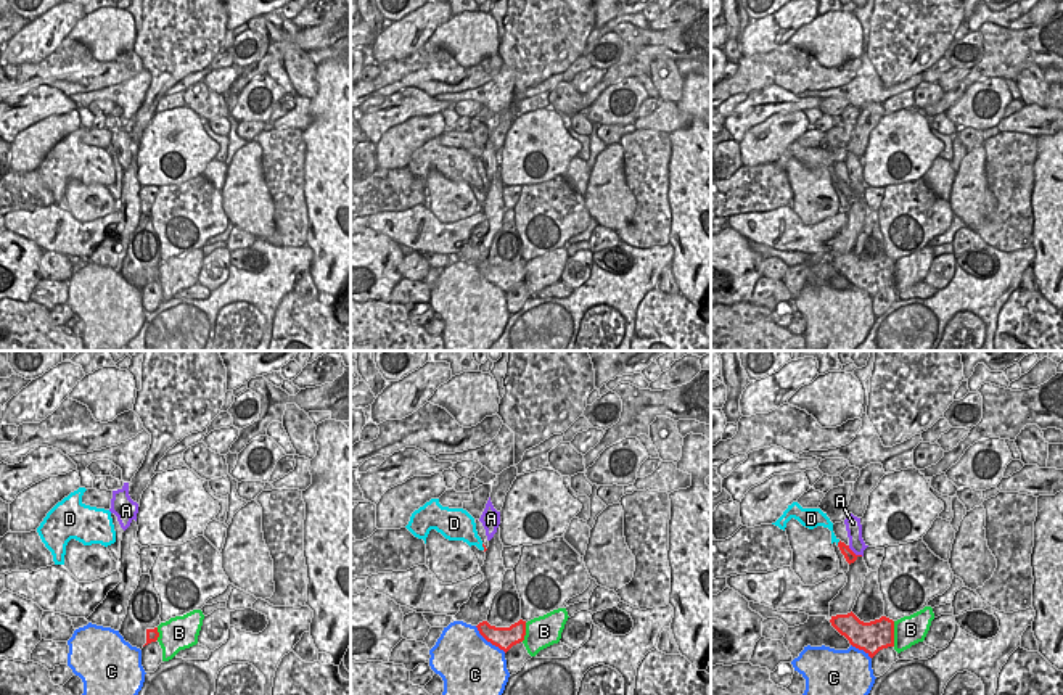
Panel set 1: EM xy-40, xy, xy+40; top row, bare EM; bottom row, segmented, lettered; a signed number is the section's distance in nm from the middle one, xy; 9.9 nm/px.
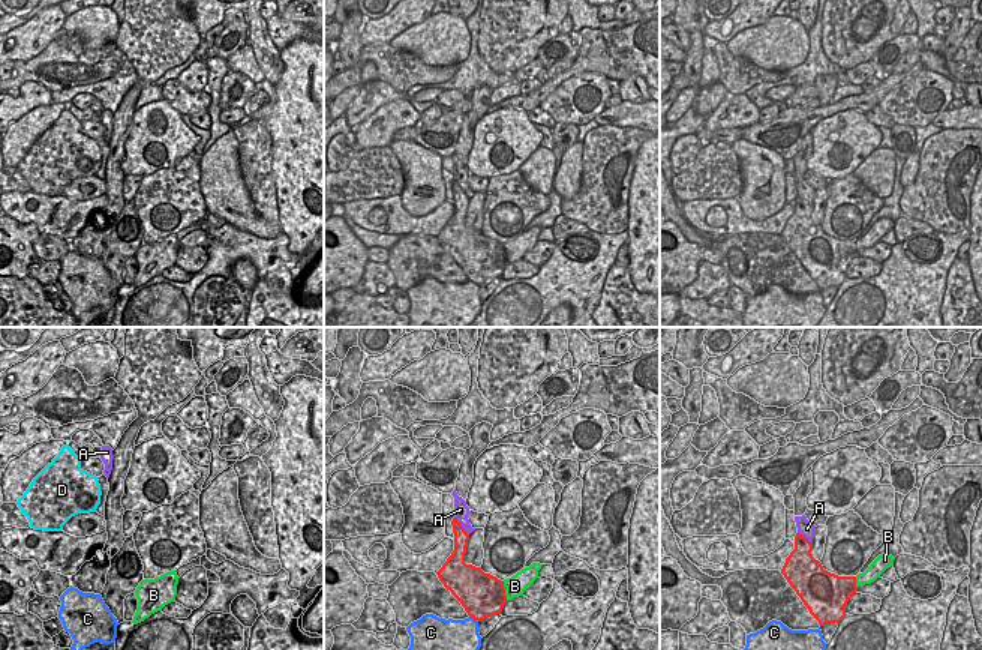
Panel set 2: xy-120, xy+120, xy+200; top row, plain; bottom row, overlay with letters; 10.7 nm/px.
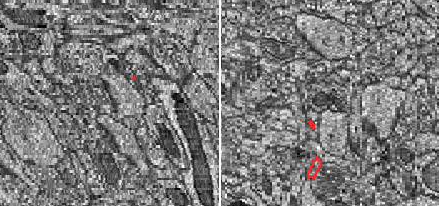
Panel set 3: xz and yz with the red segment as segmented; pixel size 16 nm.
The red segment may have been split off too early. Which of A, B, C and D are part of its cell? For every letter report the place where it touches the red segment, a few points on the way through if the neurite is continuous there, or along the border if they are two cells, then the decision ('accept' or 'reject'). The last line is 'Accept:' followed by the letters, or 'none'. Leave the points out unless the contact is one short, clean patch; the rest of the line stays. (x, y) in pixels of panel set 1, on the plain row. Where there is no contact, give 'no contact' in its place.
A: meets red in xy+40 at (854, 193); reject
B: meets red in xy+40 at (893, 274); reject
C: meets red in xy at (489, 280); reject
D: meets red in xy+40 at (838, 182); runs through xy+40 (849, 195), (838, 182), (825, 161); accept
Accept: D

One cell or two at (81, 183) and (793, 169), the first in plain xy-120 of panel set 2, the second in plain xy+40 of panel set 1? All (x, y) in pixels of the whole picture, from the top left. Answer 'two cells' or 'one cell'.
one cell

